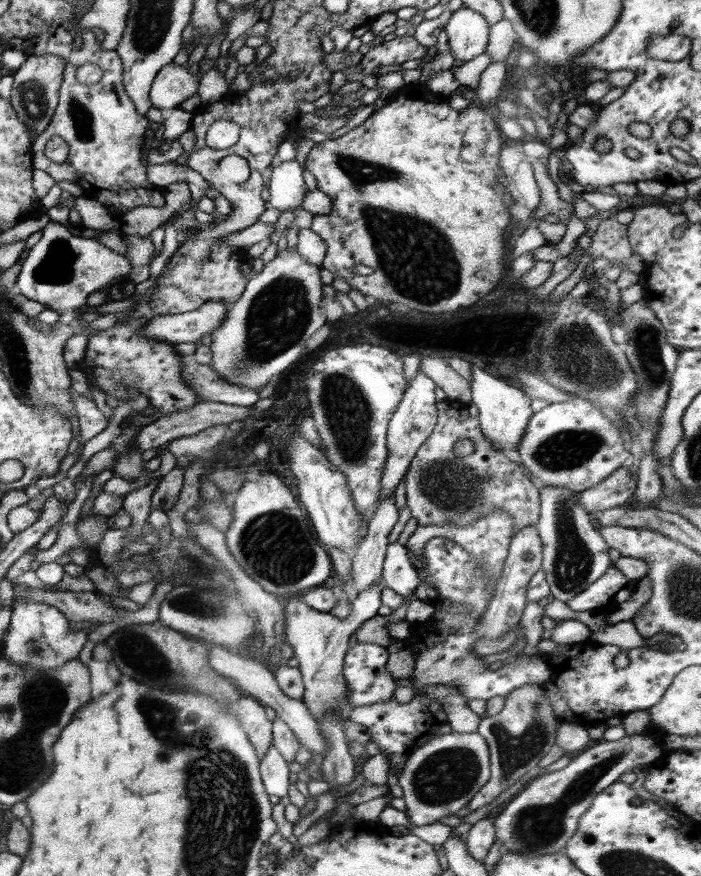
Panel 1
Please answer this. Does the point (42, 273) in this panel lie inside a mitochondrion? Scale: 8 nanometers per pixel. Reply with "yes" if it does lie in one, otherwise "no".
yes

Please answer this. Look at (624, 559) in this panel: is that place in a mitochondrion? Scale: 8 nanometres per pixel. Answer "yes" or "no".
no

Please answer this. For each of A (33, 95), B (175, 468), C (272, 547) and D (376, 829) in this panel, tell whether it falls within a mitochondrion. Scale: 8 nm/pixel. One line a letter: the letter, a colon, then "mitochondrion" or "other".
A: mitochondrion
B: other
C: mitochondrion
D: other

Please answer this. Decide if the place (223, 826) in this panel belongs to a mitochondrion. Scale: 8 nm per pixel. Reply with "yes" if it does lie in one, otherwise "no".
yes

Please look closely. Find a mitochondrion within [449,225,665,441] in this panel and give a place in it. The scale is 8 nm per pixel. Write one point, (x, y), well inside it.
(586, 364)

